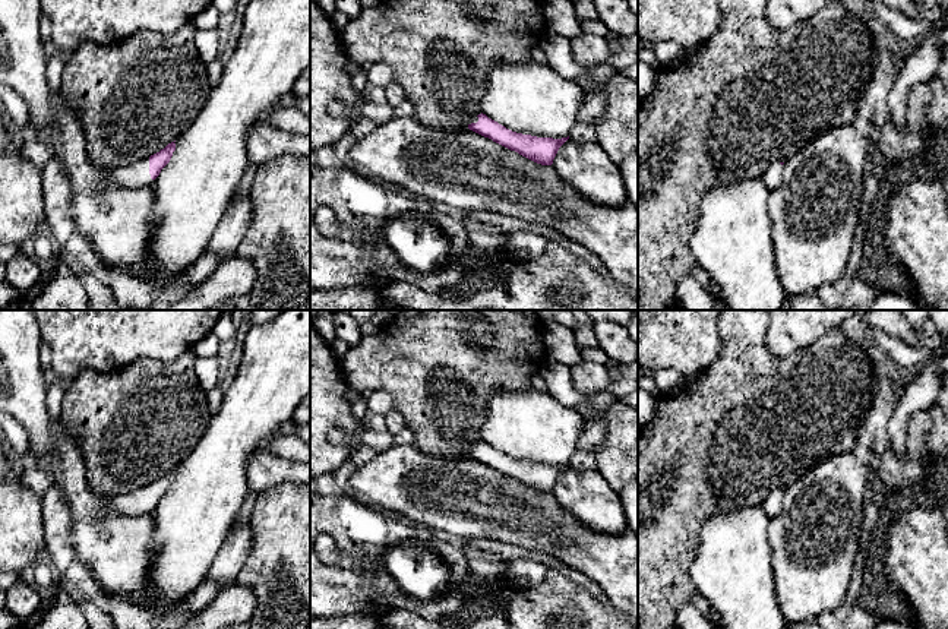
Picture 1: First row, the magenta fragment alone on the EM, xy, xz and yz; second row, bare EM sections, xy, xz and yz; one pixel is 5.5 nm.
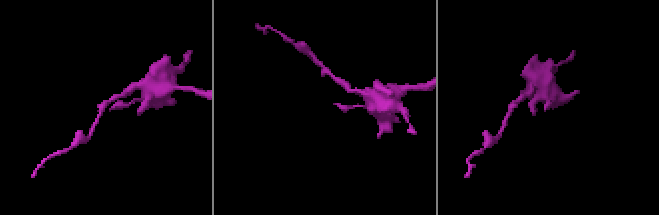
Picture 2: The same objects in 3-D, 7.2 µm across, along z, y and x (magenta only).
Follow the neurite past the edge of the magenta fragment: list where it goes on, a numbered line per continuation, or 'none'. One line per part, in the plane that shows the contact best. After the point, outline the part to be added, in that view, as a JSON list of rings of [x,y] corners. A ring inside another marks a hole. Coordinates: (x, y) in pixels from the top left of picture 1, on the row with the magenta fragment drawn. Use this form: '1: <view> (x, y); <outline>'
1: xy (136, 174); [[[149,158],[136,161],[127,167],[117,167],[111,177],[111,184],[127,189],[139,189],[152,181],[149,174]]]

